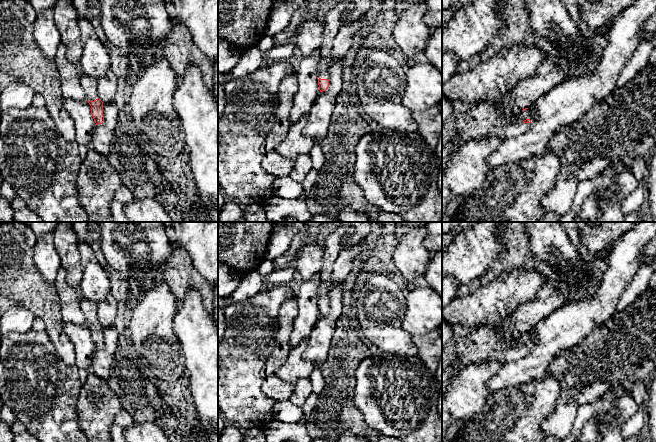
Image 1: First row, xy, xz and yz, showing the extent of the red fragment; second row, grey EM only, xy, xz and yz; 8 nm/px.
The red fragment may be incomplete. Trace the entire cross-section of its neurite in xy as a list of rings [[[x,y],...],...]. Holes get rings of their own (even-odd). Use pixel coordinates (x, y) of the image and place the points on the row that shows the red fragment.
[[[81,74],[80,84],[86,94],[86,100],[91,106],[91,114],[96,125],[102,124],[104,122],[103,102],[98,96],[98,81]]]

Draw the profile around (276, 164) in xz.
[[[295,73],[286,76],[280,82],[276,120],[261,147],[262,166],[276,177],[289,176],[295,164],[294,160],[282,156],[278,152],[278,147],[289,132],[291,126],[289,113],[293,104],[293,97],[297,90],[298,84]]]

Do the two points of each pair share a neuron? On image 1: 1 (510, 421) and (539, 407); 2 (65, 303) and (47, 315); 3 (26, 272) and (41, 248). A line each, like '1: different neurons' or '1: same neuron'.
1: same neuron
2: different neurons
3: different neurons

